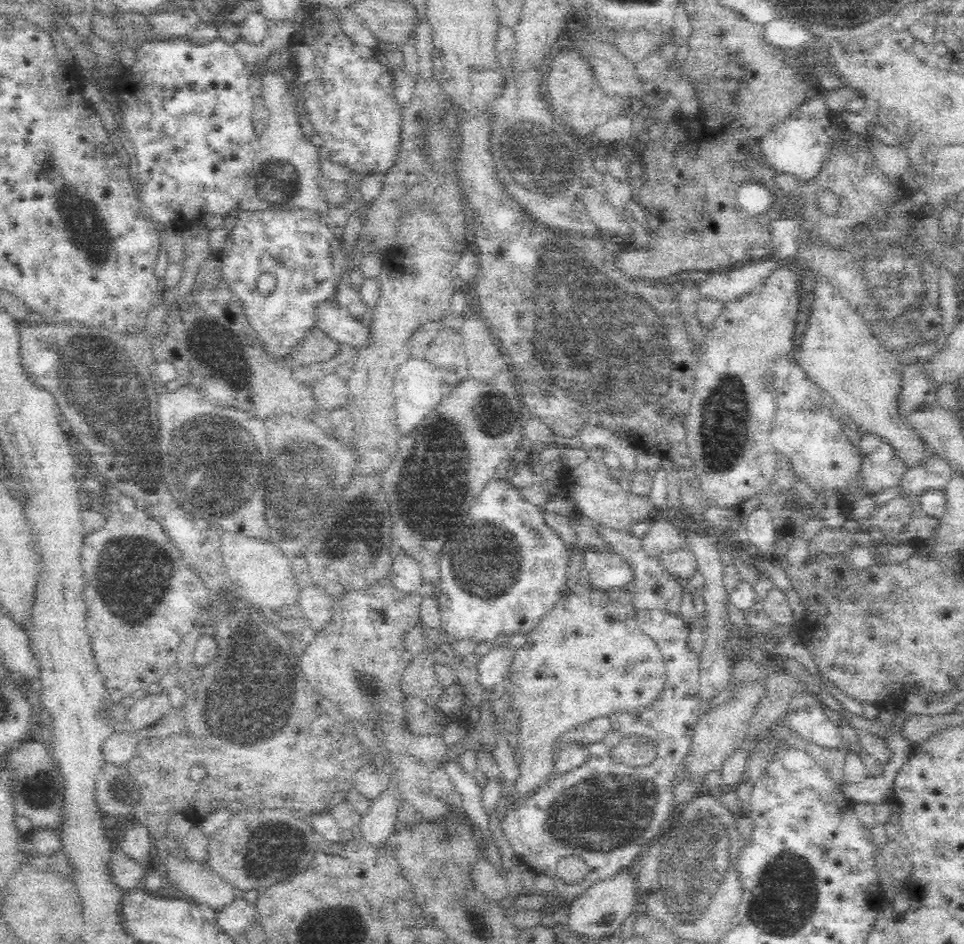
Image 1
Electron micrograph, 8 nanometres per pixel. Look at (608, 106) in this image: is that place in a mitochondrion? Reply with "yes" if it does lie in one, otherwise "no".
no

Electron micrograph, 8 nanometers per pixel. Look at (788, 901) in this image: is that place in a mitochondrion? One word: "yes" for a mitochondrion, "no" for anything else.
yes

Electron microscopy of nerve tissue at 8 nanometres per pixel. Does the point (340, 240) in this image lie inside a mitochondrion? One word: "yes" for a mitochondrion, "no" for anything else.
no

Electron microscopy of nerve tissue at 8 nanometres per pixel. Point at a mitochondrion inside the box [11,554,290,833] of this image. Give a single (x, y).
(37, 790)

